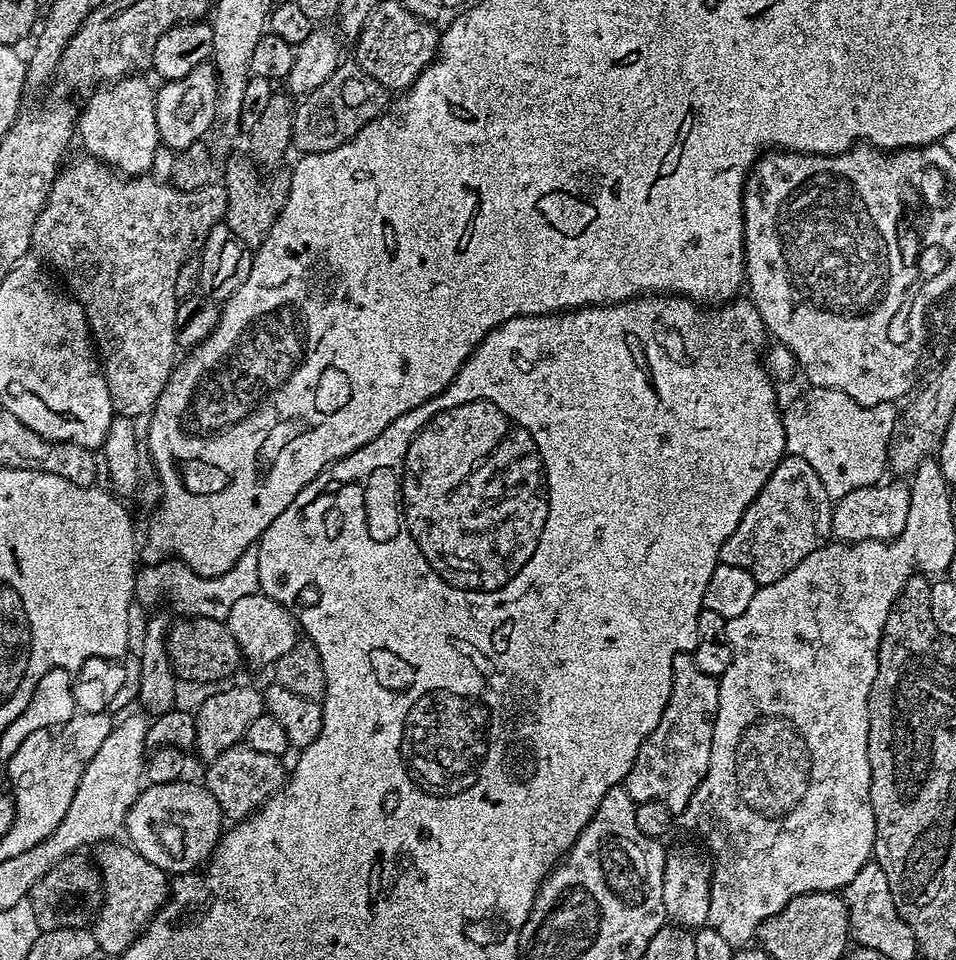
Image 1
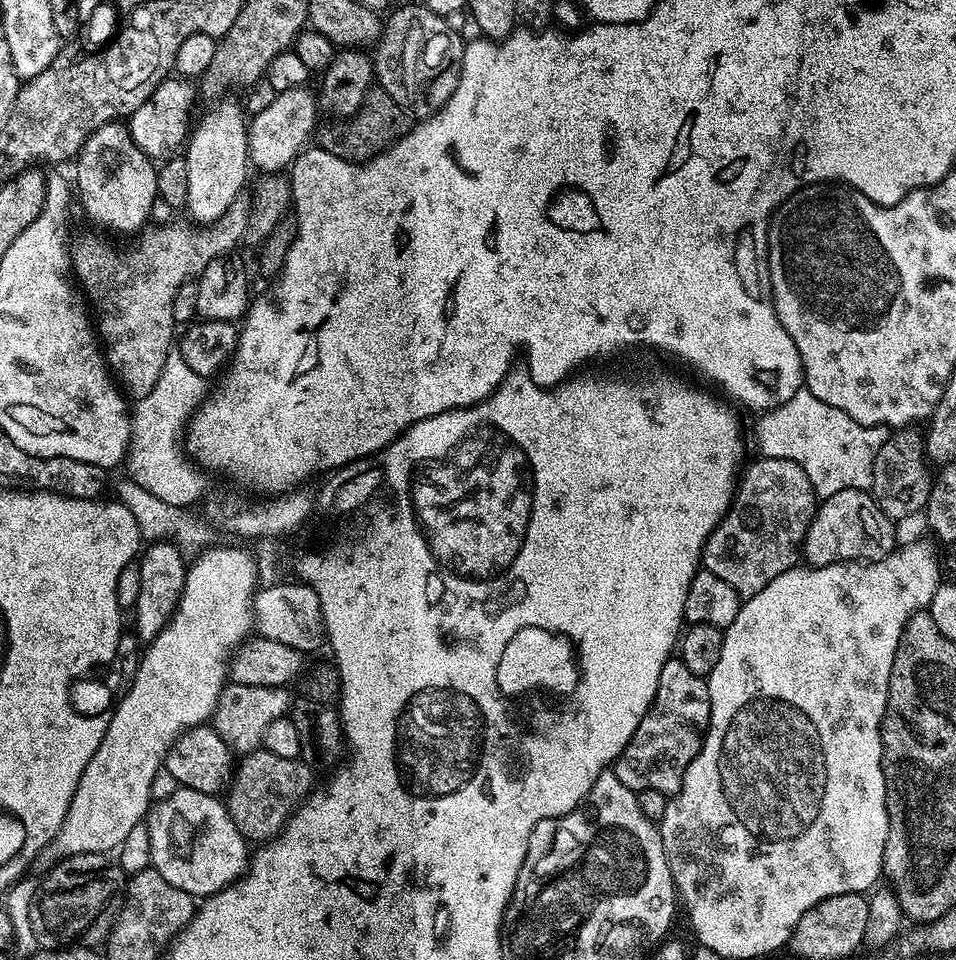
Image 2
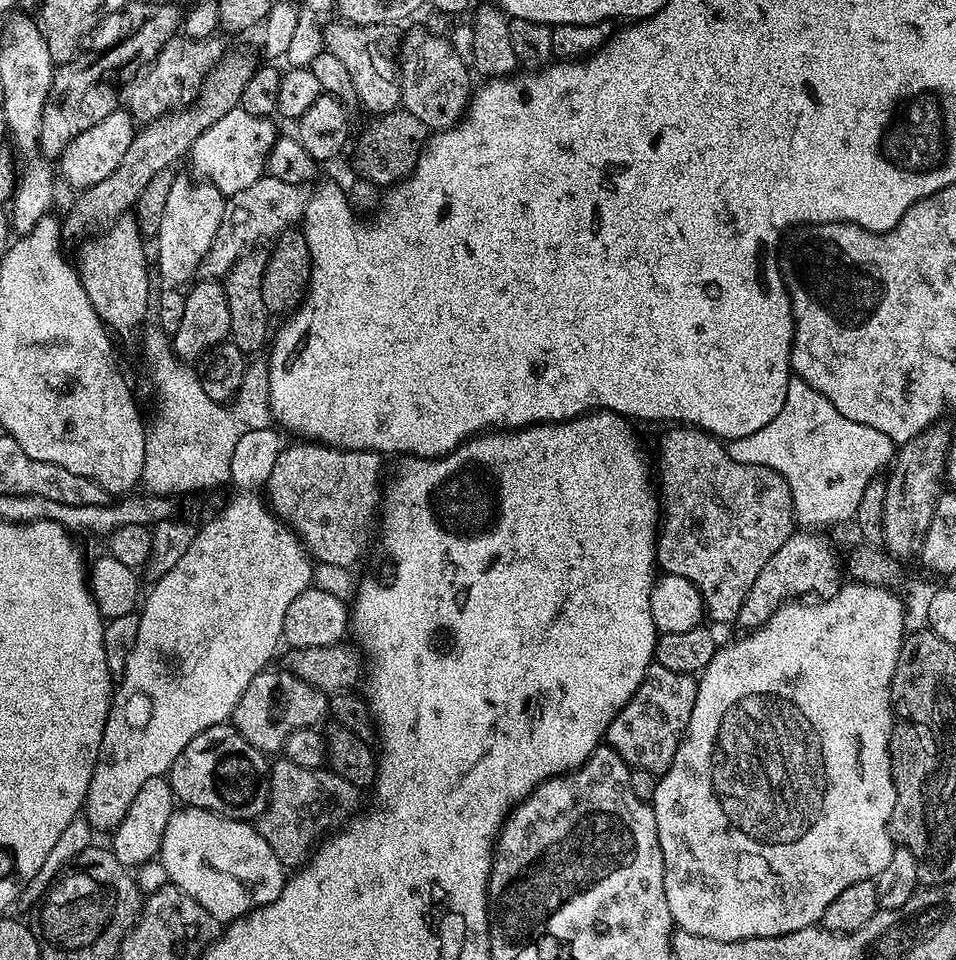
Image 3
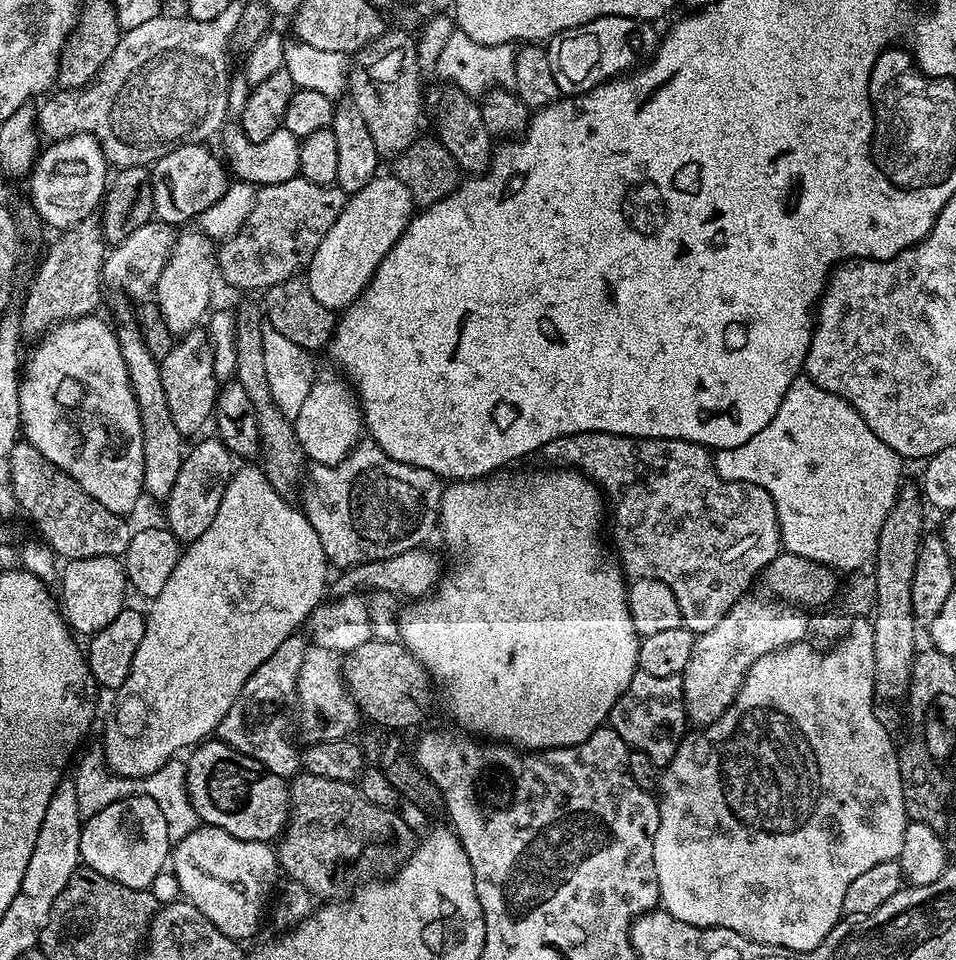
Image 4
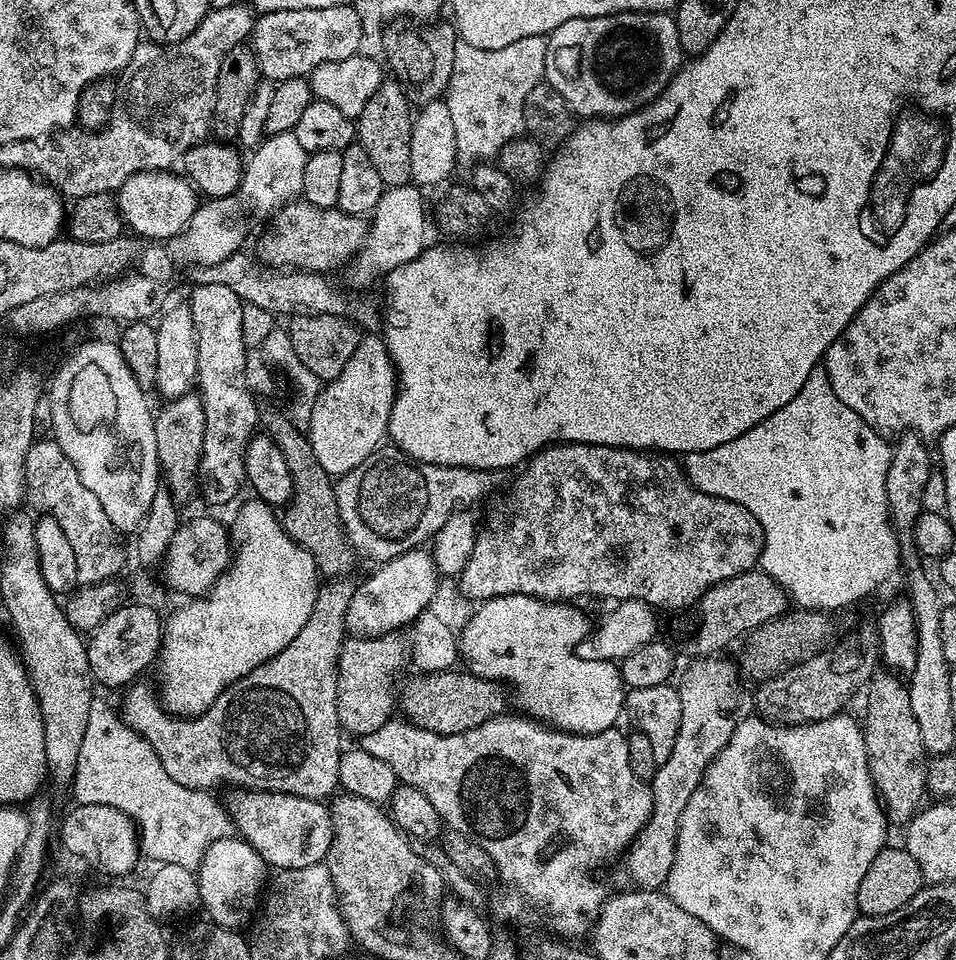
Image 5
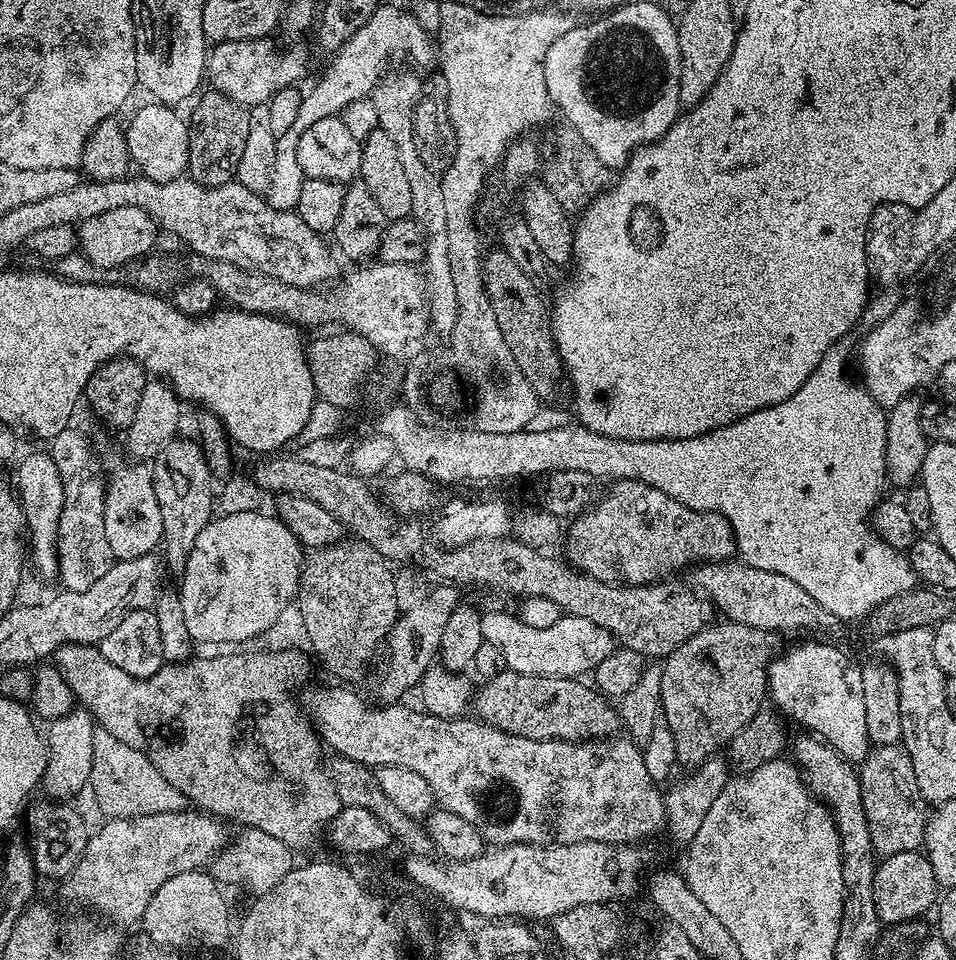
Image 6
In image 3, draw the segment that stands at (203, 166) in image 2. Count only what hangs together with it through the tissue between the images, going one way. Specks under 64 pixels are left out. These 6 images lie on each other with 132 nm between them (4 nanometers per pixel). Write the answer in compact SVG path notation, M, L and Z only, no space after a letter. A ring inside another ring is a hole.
M180 178L173 179L170 199L166 201L163 212L162 226L158 226L154 237L154 262L160 266L158 273L168 286L187 285L199 273L200 263L206 258L214 242L214 234L218 234L218 226L222 226L226 198L213 184L195 183L191 184L190 181Z

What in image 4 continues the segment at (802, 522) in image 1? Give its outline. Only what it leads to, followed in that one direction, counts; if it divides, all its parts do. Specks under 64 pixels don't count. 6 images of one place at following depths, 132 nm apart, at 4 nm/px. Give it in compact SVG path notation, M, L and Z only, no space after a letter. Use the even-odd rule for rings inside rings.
M579 432L570 434L566 438L558 438L550 442L542 449L542 456L549 460L552 466L567 466L577 472L583 472L593 484L597 485L605 497L610 501L610 532L612 528L611 547L614 555L620 561L620 567L624 570L625 577L632 580L650 578L658 582L666 582L670 590L674 590L674 598L678 598L678 610L682 610L684 619L683 627L689 628L694 633L702 633L718 626L722 618L731 610L737 602L749 595L748 587L757 583L758 577L767 568L775 556L782 551L780 542L780 527L778 526L778 514L774 506L774 498L762 486L747 484L746 482L734 482L724 480L716 473L714 456L709 449L702 444L686 442L685 440L667 440L666 438L638 438L637 436L623 436L622 434L606 434L605 432Z

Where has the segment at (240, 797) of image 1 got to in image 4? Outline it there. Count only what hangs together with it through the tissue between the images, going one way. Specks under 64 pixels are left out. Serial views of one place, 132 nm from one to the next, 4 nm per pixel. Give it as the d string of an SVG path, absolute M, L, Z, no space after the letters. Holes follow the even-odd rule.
M301 771L290 780L288 825L278 840L279 867L291 883L300 884L313 897L324 902L343 900L361 882L379 877L379 872L391 874L412 857L418 836L398 813L370 802L355 783L334 782L334 778L318 778L318 774Z

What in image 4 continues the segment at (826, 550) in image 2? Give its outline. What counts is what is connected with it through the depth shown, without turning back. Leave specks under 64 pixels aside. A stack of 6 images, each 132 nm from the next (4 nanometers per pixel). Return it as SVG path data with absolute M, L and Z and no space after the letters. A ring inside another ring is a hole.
M775 598L752 599L737 602L718 626L696 637L694 654L690 654L690 662L686 662L682 673L684 709L693 725L707 726L722 718L724 711L734 702L750 666L754 666L758 658L777 652L787 644L801 643L809 635L809 617L797 605Z

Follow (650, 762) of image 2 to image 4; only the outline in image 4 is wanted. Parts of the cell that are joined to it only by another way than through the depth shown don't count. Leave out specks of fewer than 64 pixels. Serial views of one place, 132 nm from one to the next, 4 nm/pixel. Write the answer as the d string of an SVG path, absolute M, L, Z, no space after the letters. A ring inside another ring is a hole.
M638 670L634 674L634 678L630 678L630 686L626 686L622 698L618 698L618 702L614 702L614 706L608 715L607 723L616 731L618 738L622 738L622 742L628 744L631 751L646 754L652 762L659 766L667 766L674 758L681 740L686 735L684 727L689 727L690 724L684 709L683 679L680 676L658 678L655 674L646 674Z

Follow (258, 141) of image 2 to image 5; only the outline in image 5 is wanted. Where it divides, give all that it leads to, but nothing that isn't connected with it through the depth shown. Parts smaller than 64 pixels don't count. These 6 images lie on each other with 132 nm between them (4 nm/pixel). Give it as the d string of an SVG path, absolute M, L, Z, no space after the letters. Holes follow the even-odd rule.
M172 170L139 172L122 182L115 198L120 218L129 233L148 242L168 242L183 232L198 207L198 192L191 180L174 173Z

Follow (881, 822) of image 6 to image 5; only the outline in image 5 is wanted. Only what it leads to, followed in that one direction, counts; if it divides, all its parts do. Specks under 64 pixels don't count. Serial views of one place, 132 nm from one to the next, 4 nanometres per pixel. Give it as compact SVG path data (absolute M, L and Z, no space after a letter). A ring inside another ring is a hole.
M880 670L867 684L868 709L864 712L864 720L862 719L862 731L870 778L874 782L888 823L892 826L904 826L925 803L926 760L923 758L925 759L926 753L910 706L908 689L895 679L899 680L895 675Z

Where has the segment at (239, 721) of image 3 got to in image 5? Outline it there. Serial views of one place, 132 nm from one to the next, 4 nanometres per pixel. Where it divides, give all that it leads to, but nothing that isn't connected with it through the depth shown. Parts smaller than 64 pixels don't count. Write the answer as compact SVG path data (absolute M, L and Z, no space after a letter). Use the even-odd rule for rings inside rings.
M400 634L352 636L345 639L336 667L336 705L340 726L345 733L353 732L356 738L363 738L366 734L379 730L387 720L393 719L398 704L400 671L404 667L408 668L409 664L410 648L405 637L403 640Z

